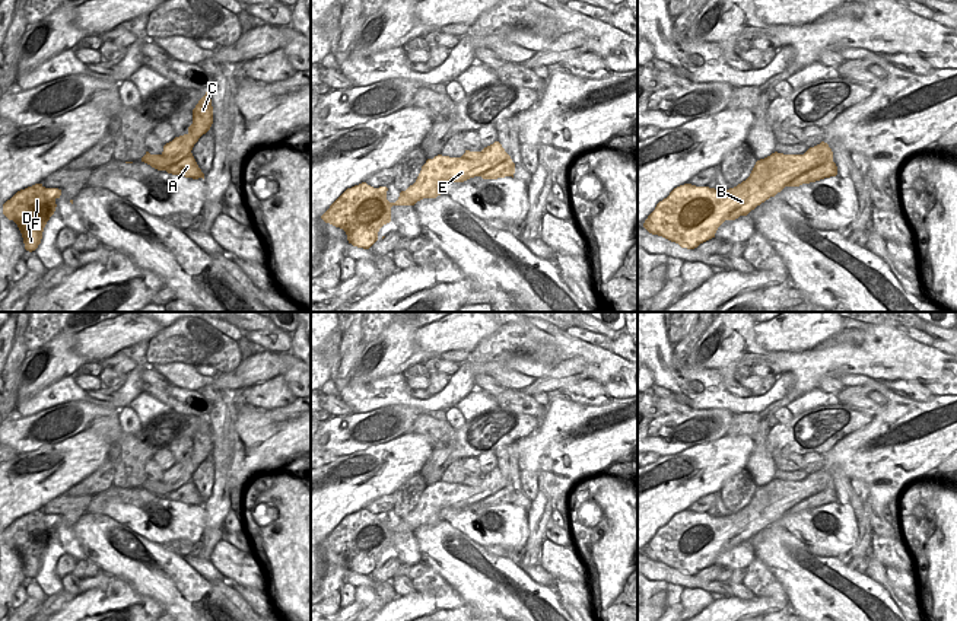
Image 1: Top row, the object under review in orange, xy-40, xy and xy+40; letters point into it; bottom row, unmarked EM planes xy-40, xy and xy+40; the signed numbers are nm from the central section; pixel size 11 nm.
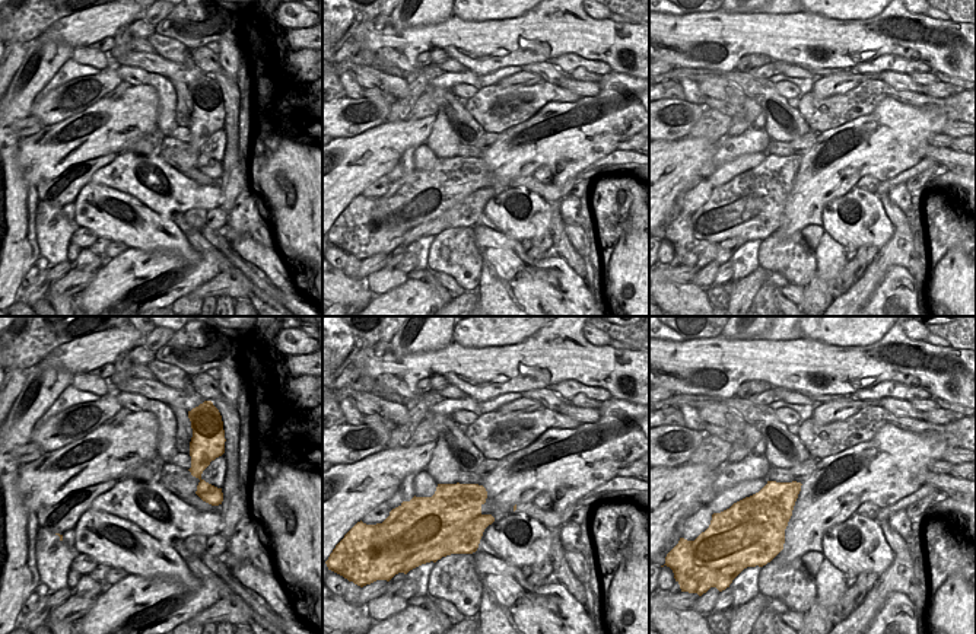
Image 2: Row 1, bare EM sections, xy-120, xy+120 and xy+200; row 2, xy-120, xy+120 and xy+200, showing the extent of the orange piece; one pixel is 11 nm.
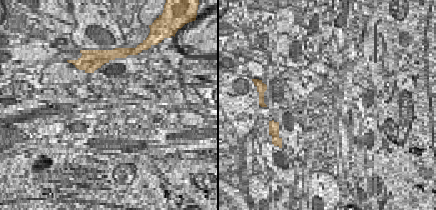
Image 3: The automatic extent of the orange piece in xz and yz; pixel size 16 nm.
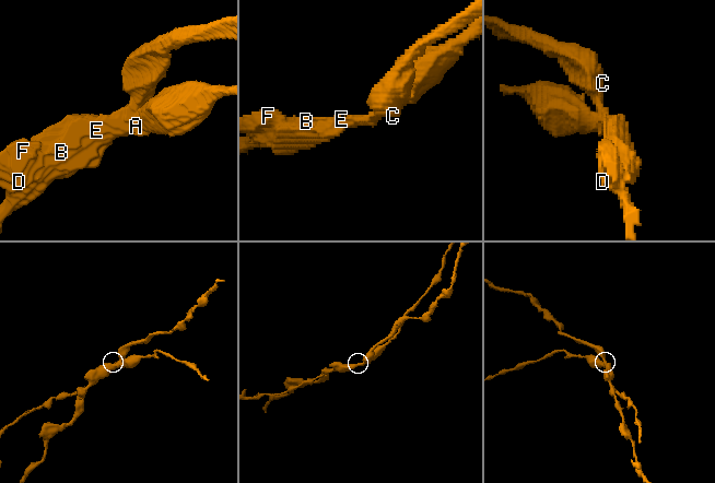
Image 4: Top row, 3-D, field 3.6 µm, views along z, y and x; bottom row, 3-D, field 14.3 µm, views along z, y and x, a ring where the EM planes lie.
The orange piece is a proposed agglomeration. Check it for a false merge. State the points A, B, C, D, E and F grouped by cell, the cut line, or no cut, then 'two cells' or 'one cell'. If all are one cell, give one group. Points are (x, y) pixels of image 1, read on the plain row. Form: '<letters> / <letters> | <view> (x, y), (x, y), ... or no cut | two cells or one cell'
A / B C D E F | xy-40 (191, 480), (174, 491), (180, 496), (180, 500) | two cells

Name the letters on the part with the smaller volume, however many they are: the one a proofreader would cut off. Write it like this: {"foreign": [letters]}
{"foreign": ["A"]}

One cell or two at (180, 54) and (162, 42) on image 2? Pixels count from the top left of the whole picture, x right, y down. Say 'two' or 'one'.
one

